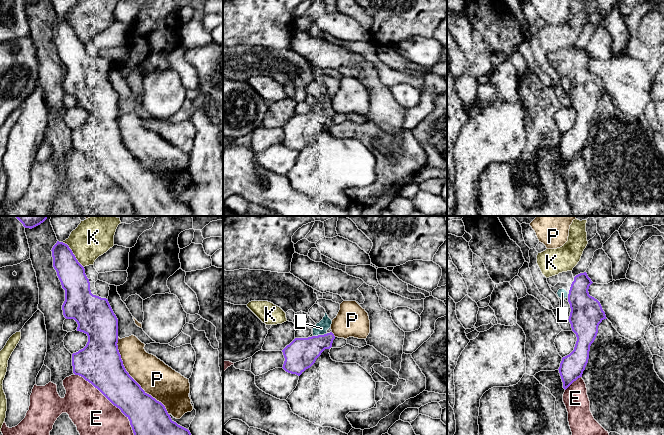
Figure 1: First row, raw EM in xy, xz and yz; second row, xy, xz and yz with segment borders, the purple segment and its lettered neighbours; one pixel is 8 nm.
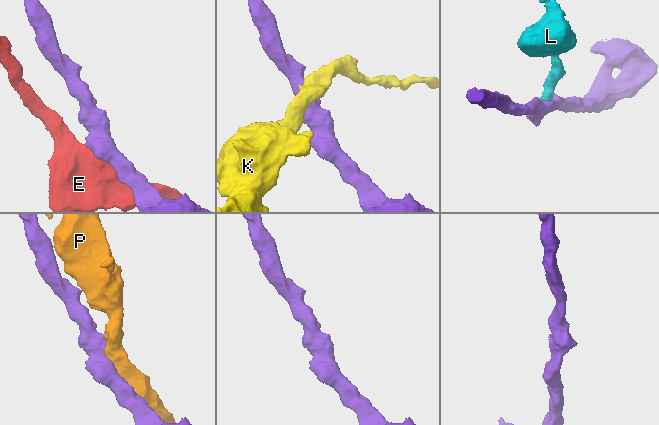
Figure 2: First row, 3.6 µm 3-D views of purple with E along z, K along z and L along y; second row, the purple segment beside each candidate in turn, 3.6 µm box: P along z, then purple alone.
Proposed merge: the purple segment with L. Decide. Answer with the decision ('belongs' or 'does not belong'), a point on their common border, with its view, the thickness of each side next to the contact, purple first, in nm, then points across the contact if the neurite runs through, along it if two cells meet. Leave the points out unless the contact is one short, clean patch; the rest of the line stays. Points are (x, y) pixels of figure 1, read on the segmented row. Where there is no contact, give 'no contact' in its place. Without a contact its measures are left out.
belongs; contact xz (320, 335); calibres 240 and 100 nm

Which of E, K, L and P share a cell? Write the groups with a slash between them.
E / K / L / P

